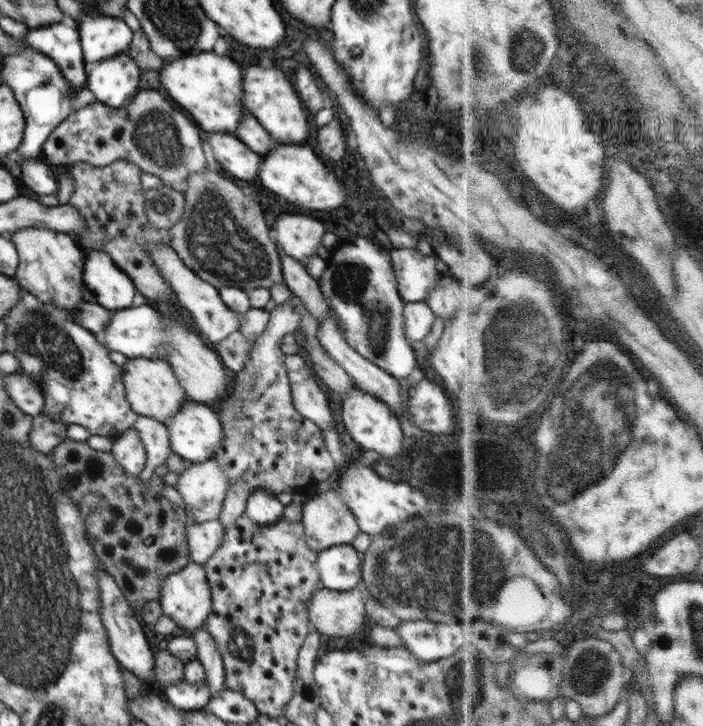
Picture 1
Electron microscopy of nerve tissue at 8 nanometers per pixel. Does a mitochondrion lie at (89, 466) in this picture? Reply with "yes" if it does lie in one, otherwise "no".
yes

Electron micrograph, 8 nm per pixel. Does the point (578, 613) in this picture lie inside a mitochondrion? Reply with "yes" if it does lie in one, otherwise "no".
no

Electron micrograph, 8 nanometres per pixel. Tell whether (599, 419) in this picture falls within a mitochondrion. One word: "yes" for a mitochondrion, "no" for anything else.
yes

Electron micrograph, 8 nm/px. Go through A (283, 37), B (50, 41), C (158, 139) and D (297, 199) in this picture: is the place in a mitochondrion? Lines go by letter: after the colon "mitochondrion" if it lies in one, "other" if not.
A: other
B: other
C: mitochondrion
D: other

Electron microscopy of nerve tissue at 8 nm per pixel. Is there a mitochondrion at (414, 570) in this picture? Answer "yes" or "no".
yes

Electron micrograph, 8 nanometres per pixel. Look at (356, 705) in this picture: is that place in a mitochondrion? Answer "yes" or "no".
no

